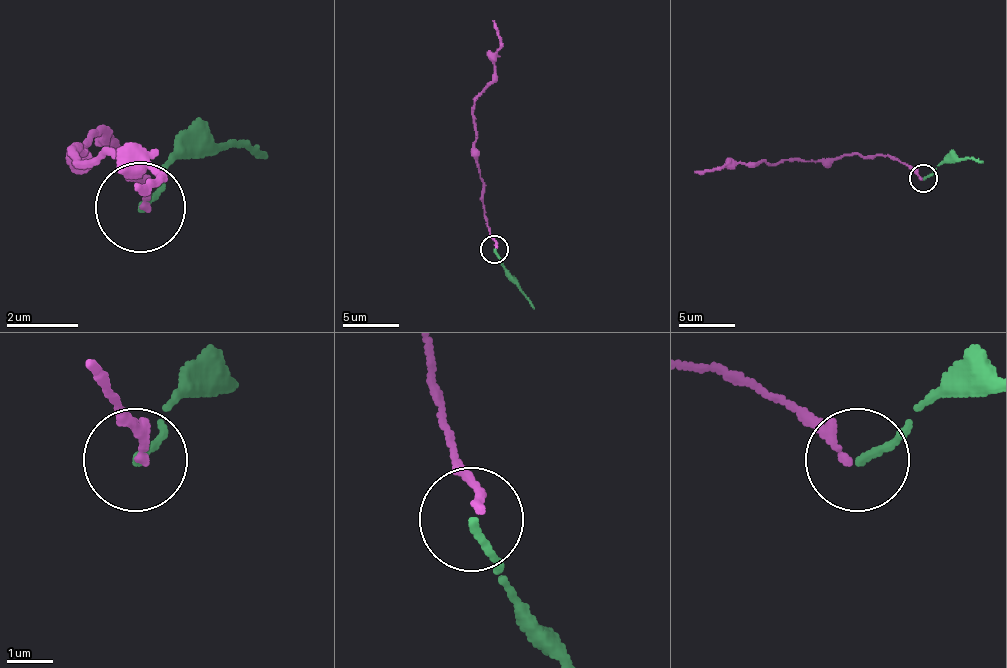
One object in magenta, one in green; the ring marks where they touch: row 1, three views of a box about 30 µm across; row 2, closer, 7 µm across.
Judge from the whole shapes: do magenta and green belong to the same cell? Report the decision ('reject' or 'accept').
accept

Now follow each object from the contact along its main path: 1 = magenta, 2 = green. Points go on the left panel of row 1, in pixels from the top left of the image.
1: (146, 205), (101, 133), (92, 133), (74, 151), (74, 160), (137, 160), (155, 178), (137, 187)
2: (137, 205), (173, 160), (227, 142), (263, 160)

